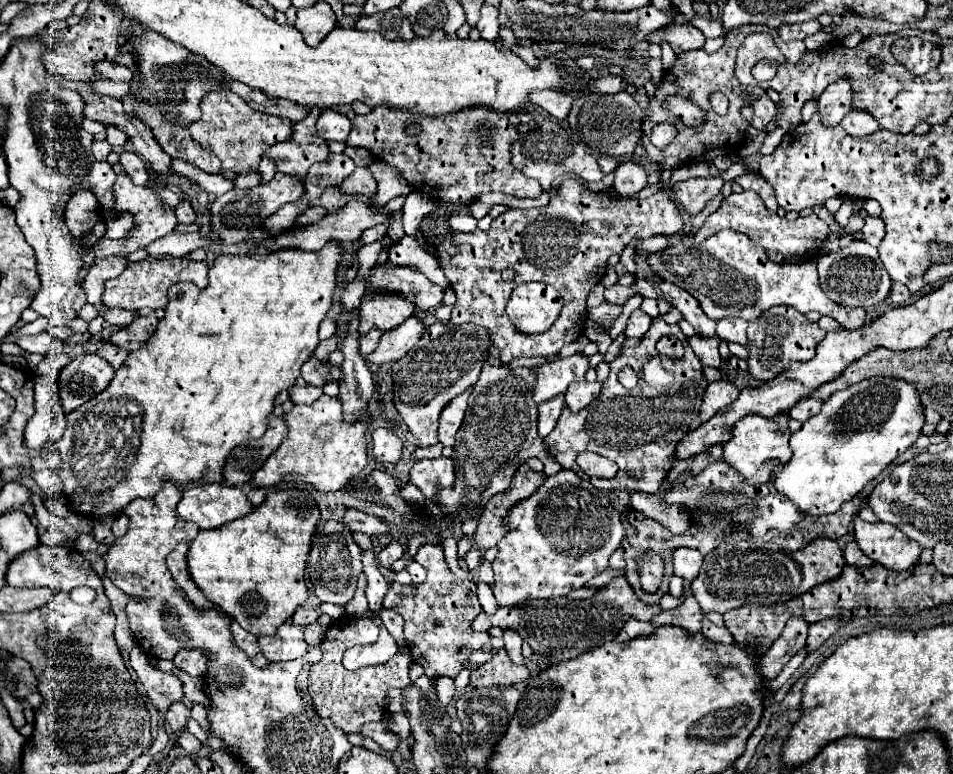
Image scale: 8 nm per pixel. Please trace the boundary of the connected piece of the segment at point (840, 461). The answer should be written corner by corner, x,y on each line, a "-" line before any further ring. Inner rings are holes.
890,377
866,379
832,393
830,399
822,405
820,415
814,415
812,419
802,423
802,429
792,433
790,449
794,449
794,455
788,463
780,463
774,459
764,465
772,469
772,483
776,485
778,493
788,497
802,513
830,515
836,513
842,503
854,499
868,481
876,479
888,463
892,463
900,453
904,453
920,435
922,425
924,407
912,383

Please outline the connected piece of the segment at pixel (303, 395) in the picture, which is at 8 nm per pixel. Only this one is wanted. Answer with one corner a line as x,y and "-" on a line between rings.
306,385
306,387
290,387
288,389
290,393
290,401
292,403
306,403
306,405
312,405
320,395
322,395
322,389
320,387
312,387
312,385

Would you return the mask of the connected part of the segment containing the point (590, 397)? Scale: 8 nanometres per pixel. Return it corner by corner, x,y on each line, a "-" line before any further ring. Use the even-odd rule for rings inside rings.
580,381
580,383
570,383
564,399
566,399
566,405
572,409
572,411
580,411
584,407
588,407
598,395
600,395
600,389
602,385
598,381

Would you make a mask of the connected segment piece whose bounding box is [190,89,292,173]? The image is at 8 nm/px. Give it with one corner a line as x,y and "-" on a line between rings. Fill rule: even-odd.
230,89
208,93
202,103
202,117
190,125
190,135
206,149
218,155
222,159
224,171
248,171
258,169
258,163
262,159
262,153
284,139
290,139
292,123
286,117
268,115
262,111
254,111
242,97
232,93

